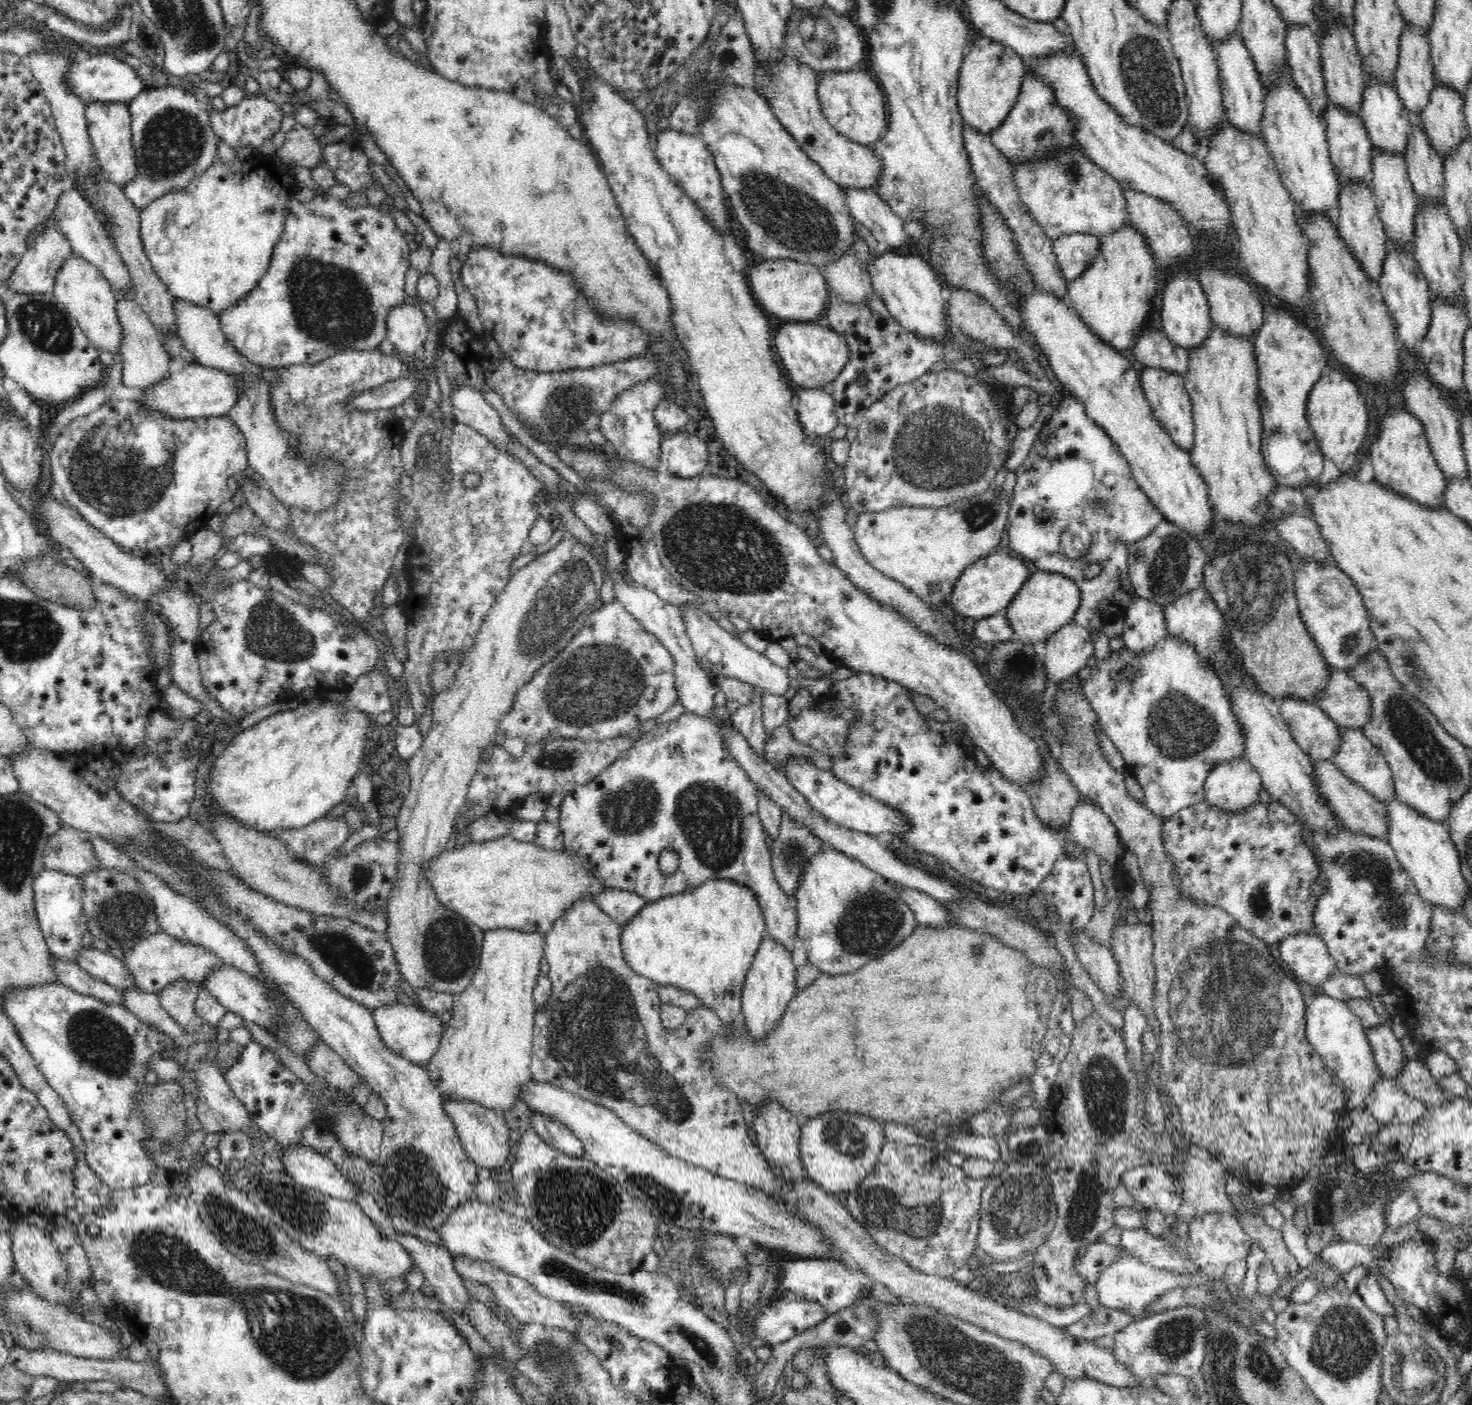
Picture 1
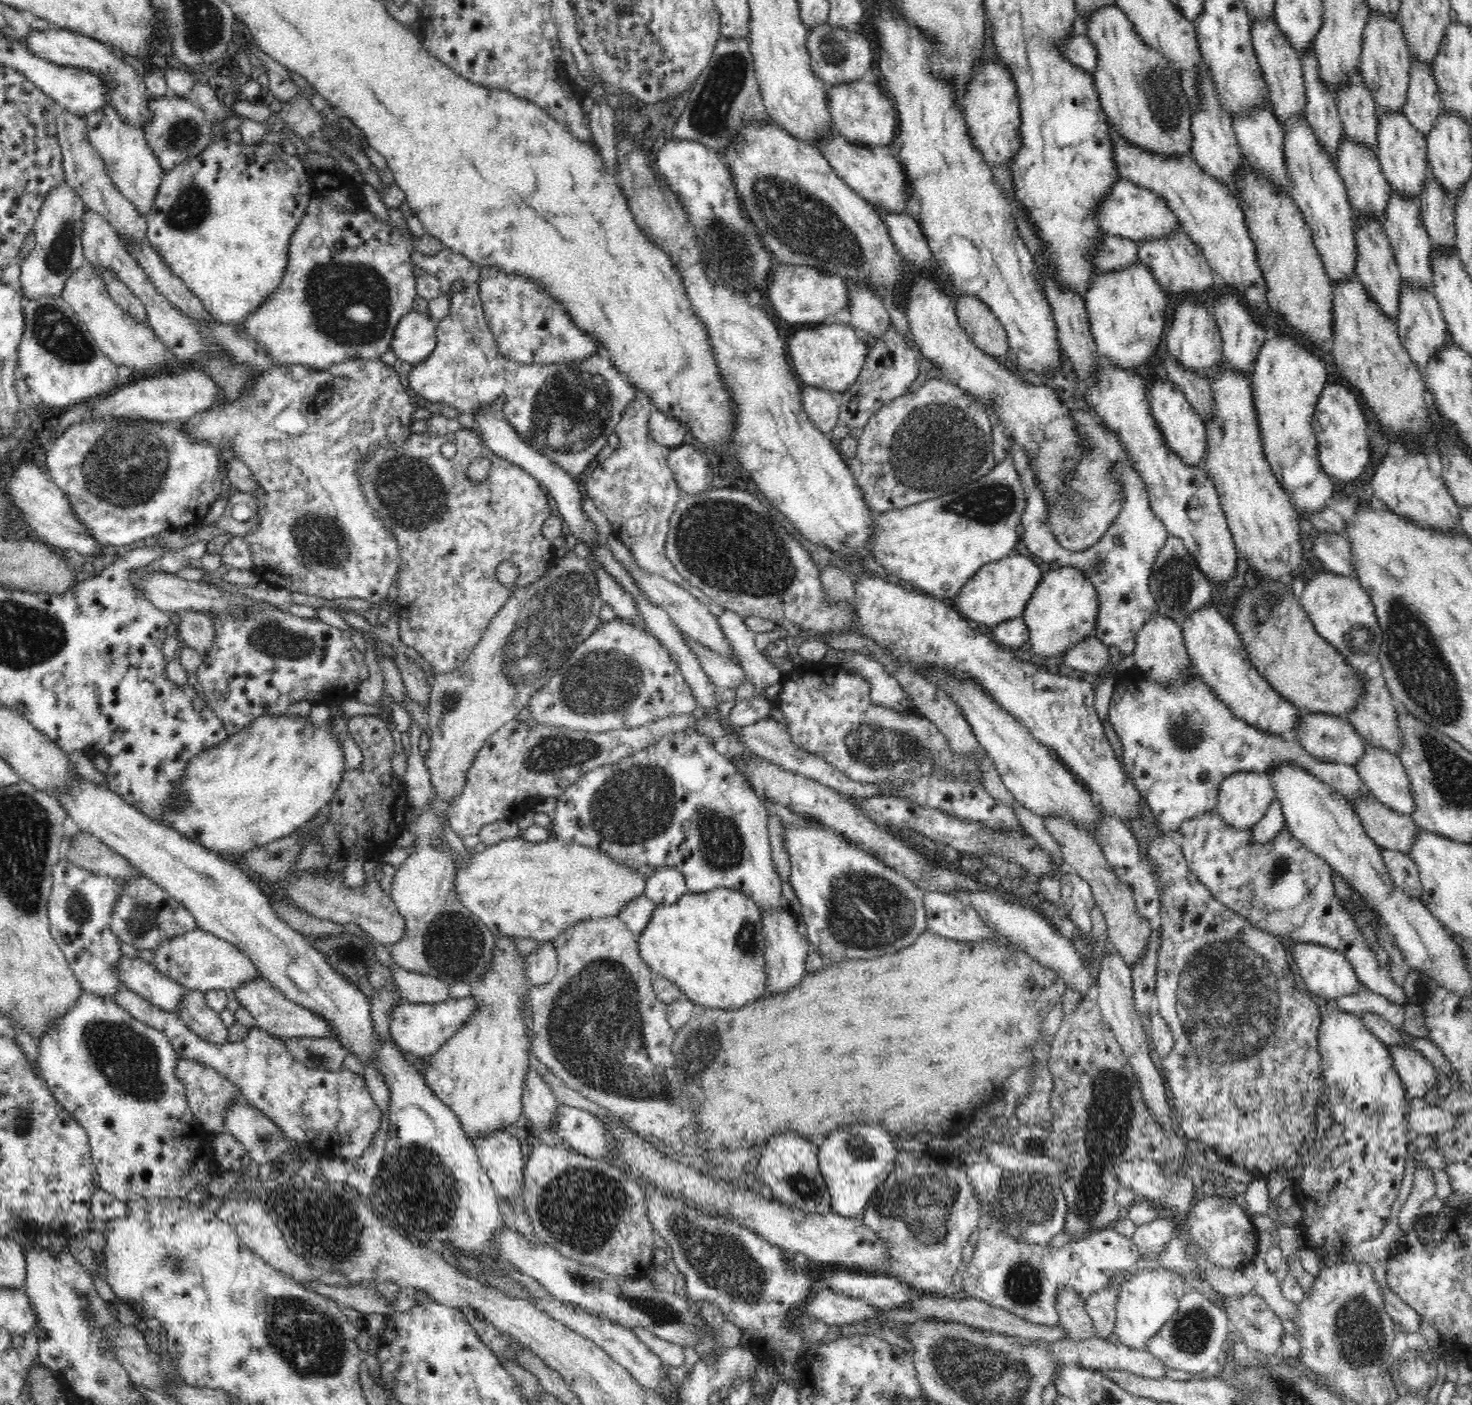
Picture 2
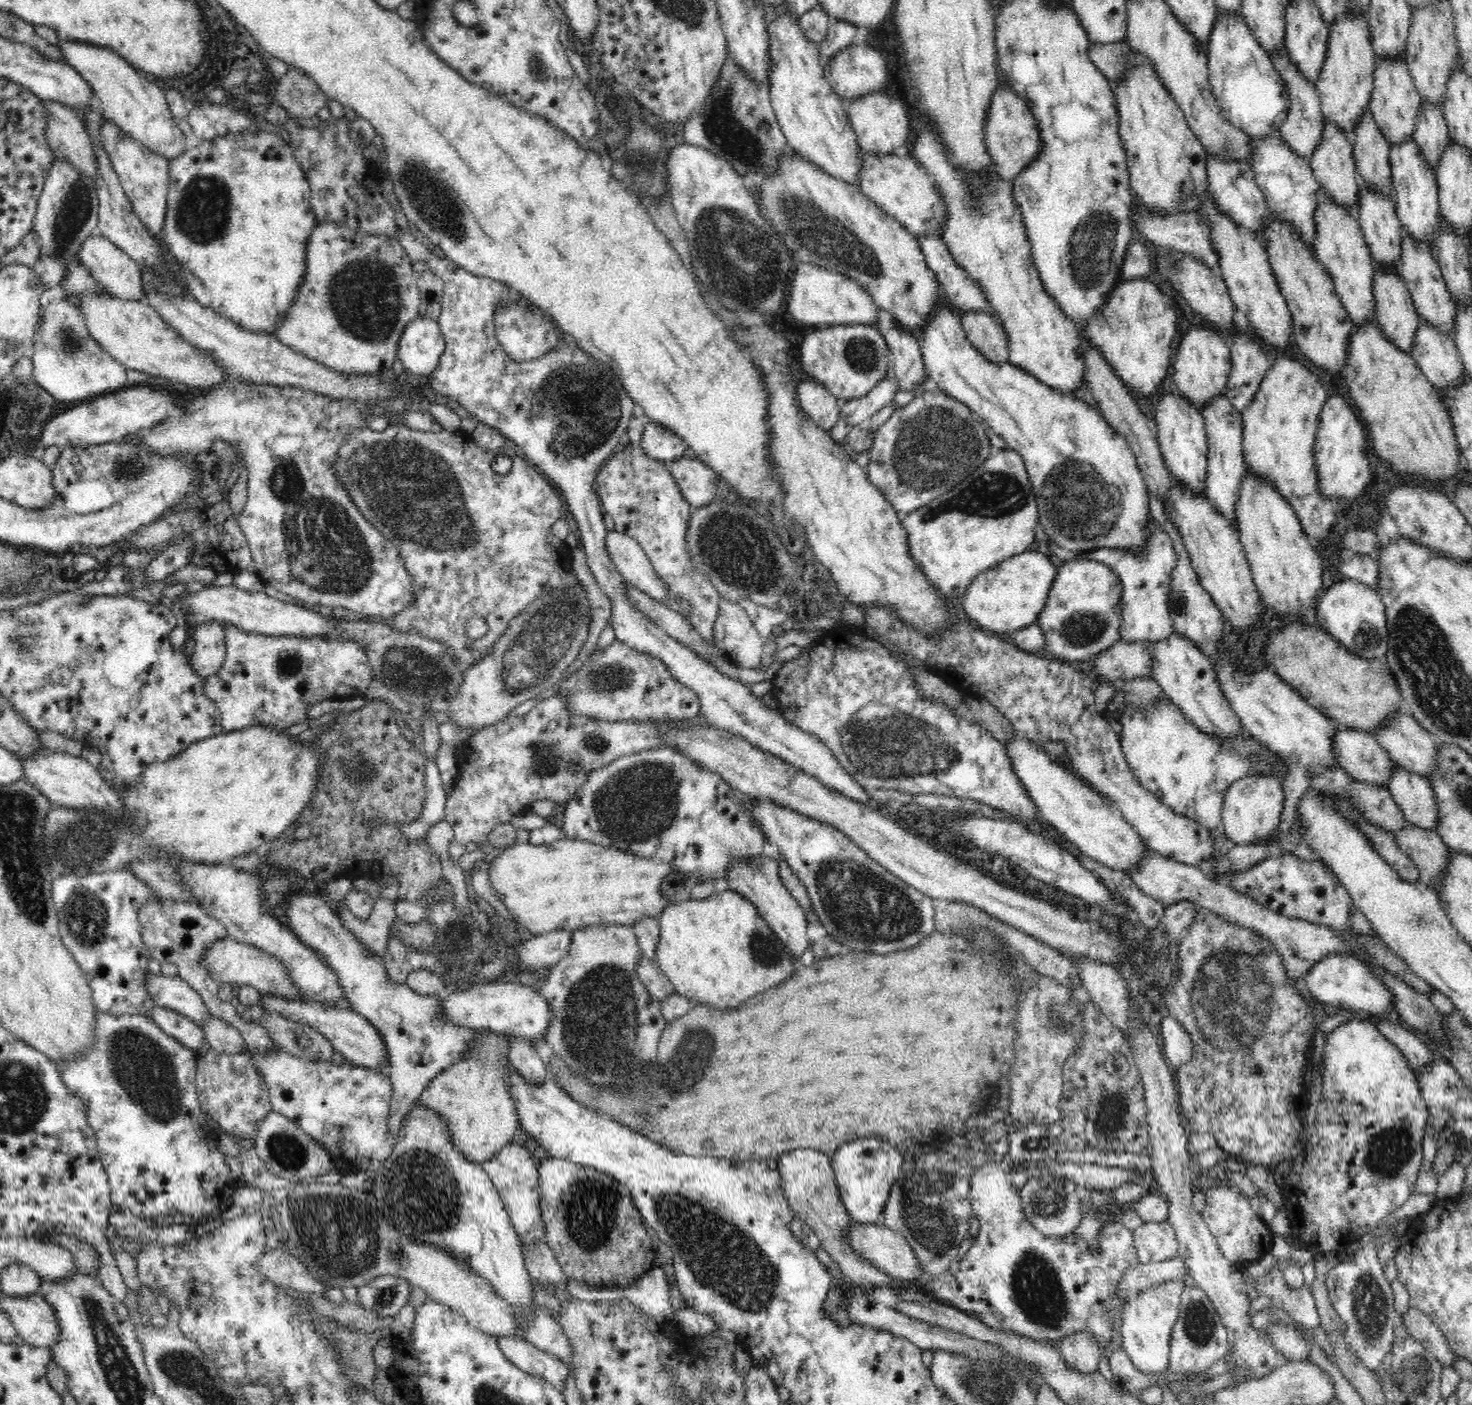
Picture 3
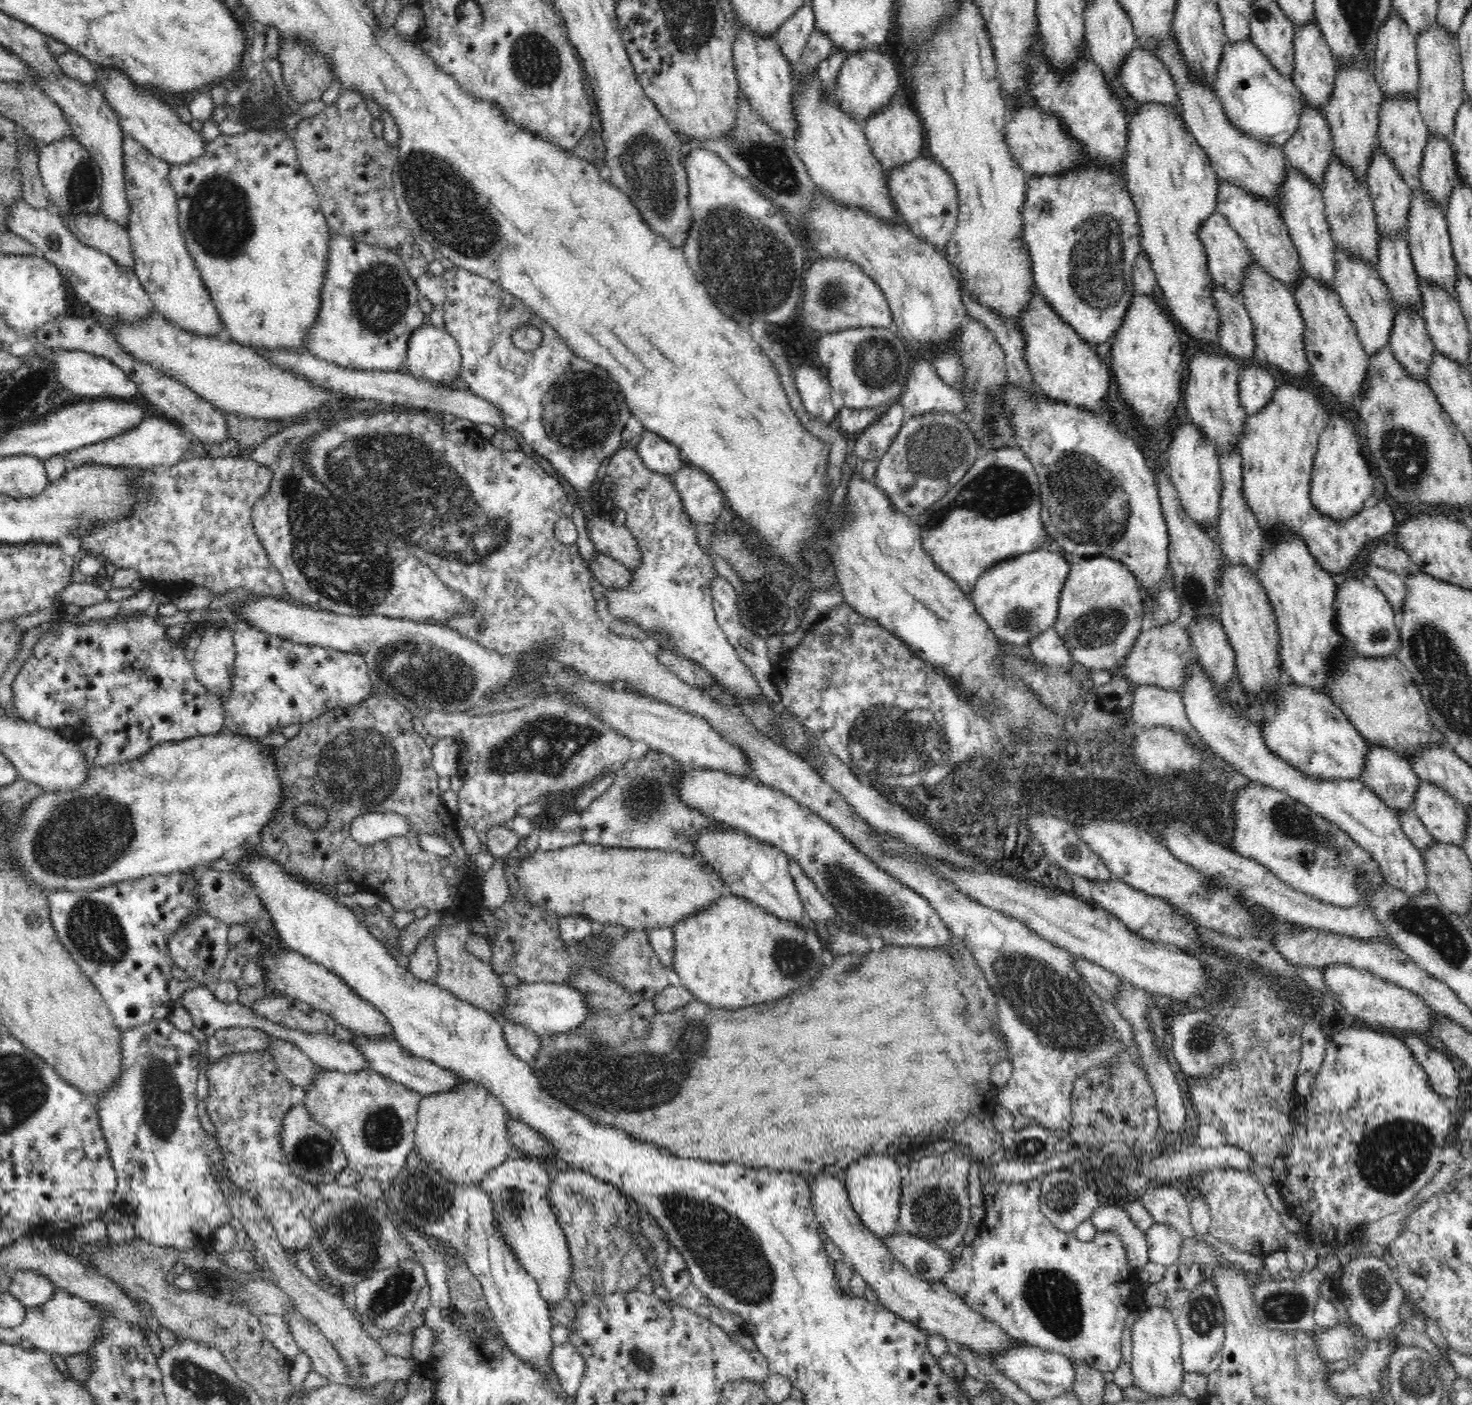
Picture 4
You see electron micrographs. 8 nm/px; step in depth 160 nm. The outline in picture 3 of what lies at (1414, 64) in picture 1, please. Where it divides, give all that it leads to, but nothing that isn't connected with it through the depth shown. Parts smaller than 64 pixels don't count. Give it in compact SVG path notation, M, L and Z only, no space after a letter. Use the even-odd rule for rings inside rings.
M1422 101L1419 106L1413 139L1418 143L1422 156L1430 163L1430 167L1435 172L1439 158L1451 140L1443 109L1436 107L1434 103Z

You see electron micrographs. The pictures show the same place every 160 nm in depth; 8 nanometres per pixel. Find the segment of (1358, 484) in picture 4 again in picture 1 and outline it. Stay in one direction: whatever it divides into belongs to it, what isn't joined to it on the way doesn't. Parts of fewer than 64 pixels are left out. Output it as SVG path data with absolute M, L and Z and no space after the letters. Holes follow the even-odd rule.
M1326 370L1308 398L1308 423L1318 447L1323 458L1332 460L1340 470L1346 457L1358 454L1368 432L1368 408L1352 378L1347 371L1342 374L1340 370Z

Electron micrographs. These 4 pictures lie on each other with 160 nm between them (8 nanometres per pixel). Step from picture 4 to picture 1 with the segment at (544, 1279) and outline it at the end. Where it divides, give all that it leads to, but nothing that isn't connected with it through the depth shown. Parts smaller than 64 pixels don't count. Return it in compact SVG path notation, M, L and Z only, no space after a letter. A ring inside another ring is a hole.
M443 1097L443 1107L449 1119L454 1123L456 1133L460 1137L460 1143L464 1145L467 1155L479 1168L494 1169L508 1167L508 1153L510 1152L509 1136L510 1129L502 1114L486 1108L474 1101L462 1101L462 1099Z

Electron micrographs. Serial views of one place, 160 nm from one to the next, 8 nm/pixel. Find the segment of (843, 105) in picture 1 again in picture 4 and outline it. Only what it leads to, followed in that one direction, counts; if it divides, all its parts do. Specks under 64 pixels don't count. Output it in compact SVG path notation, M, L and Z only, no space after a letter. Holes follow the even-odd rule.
M892 101L864 120L863 129L872 154L885 169L909 163L922 156L924 130L921 123L921 118L916 110L912 110L908 105L904 106L904 103Z

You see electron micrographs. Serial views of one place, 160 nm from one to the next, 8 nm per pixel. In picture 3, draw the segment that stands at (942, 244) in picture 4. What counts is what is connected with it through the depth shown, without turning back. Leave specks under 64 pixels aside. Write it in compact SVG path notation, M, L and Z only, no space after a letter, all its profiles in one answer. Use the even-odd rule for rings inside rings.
M861 154L862 164L858 183L864 196L875 202L887 215L895 218L912 235L940 237L947 212L934 178L913 158L897 155Z

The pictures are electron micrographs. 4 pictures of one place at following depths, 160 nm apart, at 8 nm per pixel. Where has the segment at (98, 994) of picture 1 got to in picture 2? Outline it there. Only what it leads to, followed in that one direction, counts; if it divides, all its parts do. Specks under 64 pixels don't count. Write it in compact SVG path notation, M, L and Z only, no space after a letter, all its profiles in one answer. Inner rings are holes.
M120 985L119 989L113 1000L116 1005L126 1009L136 1020L166 1033L180 1059L195 1060L200 1064L210 1066L231 1080L239 1090L239 1094L247 1099L247 1104L263 1112L274 1124L277 1124L286 1139L296 1141L298 1144L327 1142L330 1158L340 1156L340 1158L352 1160L352 1158L362 1156L379 1132L383 1112L374 1102L362 1075L346 1069L340 1070L340 1072L328 1072L327 1070L308 1068L294 1058L294 1055L286 1048L284 1041L258 1028L250 1029L244 1040L210 1044L194 1034L186 1023L180 1020L176 1012L165 1011L150 1005L124 985Z

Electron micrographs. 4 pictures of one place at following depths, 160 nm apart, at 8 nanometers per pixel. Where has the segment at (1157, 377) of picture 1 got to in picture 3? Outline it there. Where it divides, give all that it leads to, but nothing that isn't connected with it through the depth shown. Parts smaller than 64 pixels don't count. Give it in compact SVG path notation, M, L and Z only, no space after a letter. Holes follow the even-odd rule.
M1162 394L1156 404L1155 414L1158 445L1170 474L1190 491L1205 495L1209 449L1204 418L1200 415L1199 408L1183 395Z

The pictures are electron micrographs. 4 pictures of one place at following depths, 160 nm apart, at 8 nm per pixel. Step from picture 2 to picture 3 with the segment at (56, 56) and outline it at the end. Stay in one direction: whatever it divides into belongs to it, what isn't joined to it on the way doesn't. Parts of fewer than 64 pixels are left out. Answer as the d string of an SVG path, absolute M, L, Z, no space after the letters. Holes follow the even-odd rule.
M61 40L59 51L66 64L75 68L88 81L100 113L117 124L137 143L168 160L186 152L186 135L174 122L164 91L153 80L132 66L110 47Z

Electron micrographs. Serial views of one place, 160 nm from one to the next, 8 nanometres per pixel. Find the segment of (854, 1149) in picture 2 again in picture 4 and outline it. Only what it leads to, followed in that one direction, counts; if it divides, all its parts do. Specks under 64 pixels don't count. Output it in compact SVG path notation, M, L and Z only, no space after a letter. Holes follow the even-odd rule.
M866 1153L846 1169L845 1187L852 1208L864 1225L881 1239L901 1230L898 1215L903 1174L894 1157L882 1153Z

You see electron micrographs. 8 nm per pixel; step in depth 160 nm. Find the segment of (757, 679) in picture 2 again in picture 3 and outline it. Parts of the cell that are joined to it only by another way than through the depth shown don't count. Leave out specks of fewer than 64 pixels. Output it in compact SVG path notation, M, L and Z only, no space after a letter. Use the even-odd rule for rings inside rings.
M721 598L713 640L734 667L755 669L759 666L765 642L738 602L728 602Z

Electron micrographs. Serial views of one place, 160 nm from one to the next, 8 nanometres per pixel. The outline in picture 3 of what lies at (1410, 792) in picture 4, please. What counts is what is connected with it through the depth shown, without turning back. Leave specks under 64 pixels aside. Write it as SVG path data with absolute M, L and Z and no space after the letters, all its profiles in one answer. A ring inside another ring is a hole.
M1354 728L1336 729L1333 755L1340 768L1363 783L1385 787L1398 766L1370 732Z

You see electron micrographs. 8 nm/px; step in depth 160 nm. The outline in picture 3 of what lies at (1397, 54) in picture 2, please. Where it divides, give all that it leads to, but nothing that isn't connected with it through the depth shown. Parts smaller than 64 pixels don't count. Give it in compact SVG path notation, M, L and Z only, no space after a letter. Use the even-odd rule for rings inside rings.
M1375 57L1374 88L1368 108L1380 131L1389 143L1399 145L1408 139L1413 139L1416 128L1416 119L1422 99L1411 77L1407 62L1399 59Z

